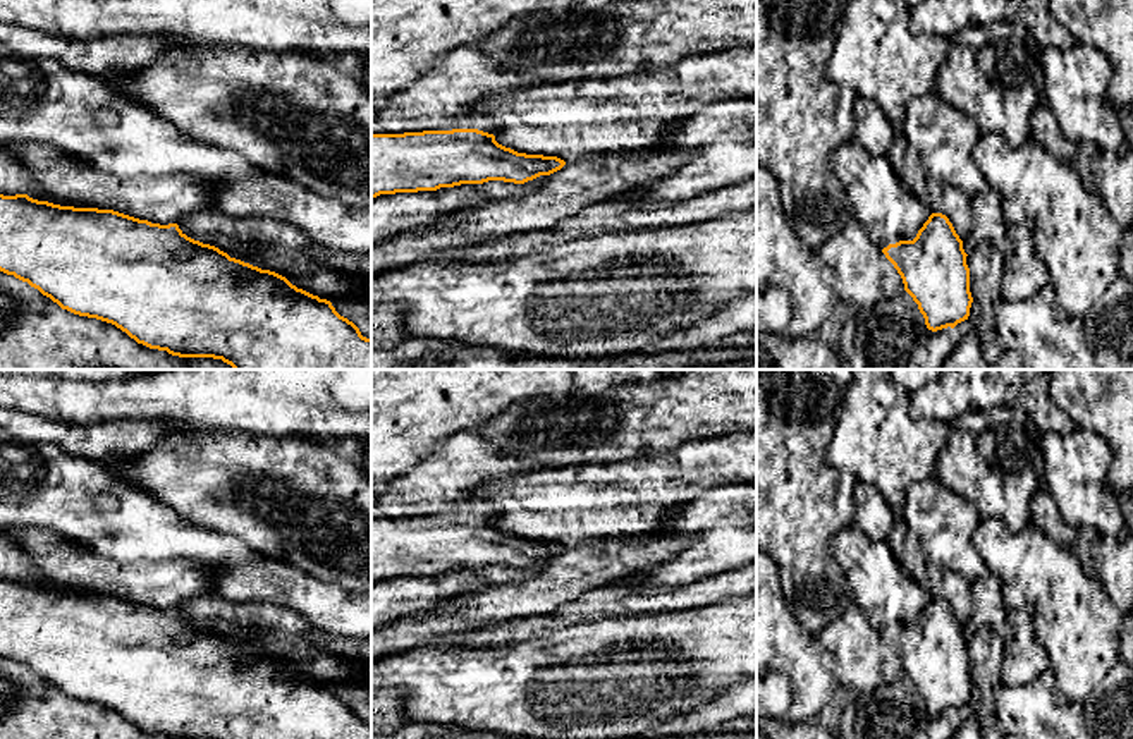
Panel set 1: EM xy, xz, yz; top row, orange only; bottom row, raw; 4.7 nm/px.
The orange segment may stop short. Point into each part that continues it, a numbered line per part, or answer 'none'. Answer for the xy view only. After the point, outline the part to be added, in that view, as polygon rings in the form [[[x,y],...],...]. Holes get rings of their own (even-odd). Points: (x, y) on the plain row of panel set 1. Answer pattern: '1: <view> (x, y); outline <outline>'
none

